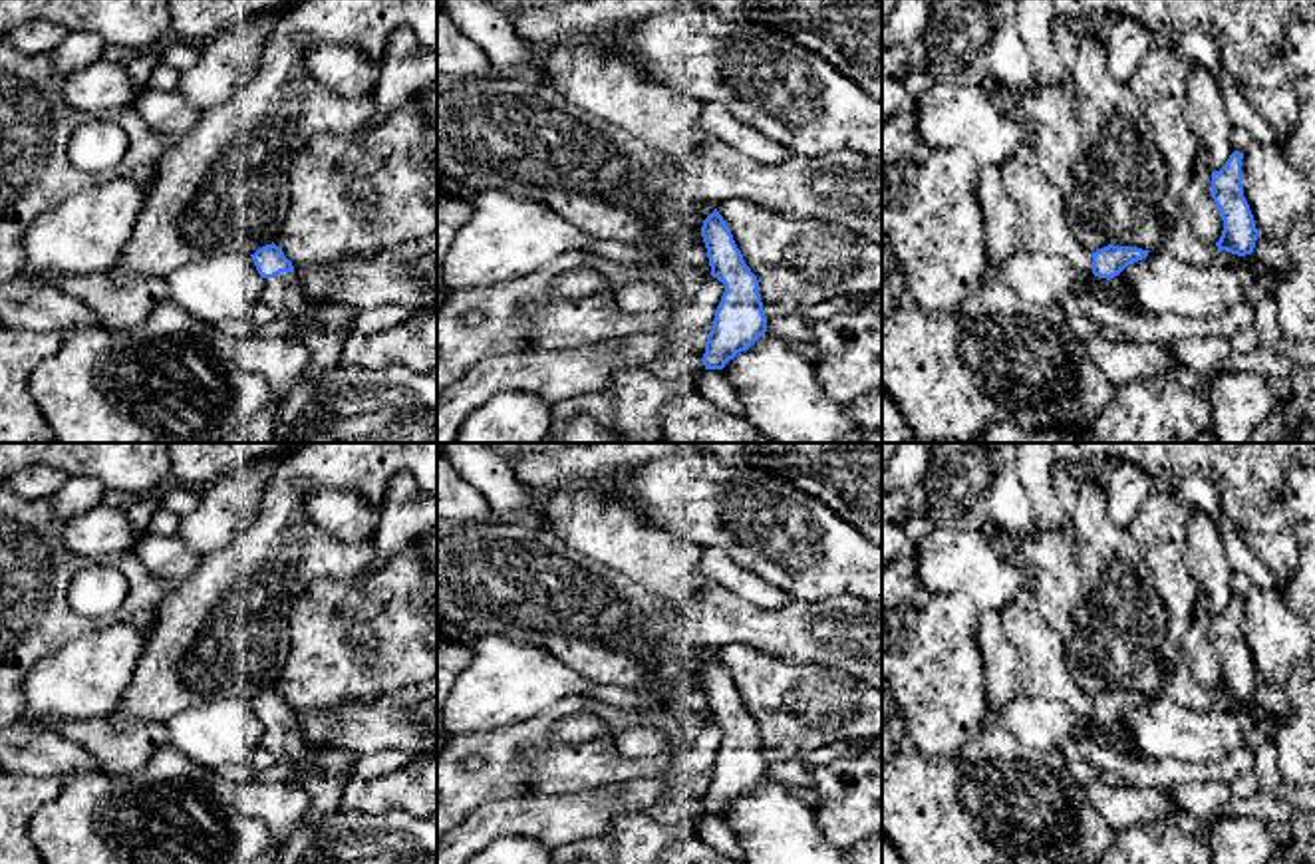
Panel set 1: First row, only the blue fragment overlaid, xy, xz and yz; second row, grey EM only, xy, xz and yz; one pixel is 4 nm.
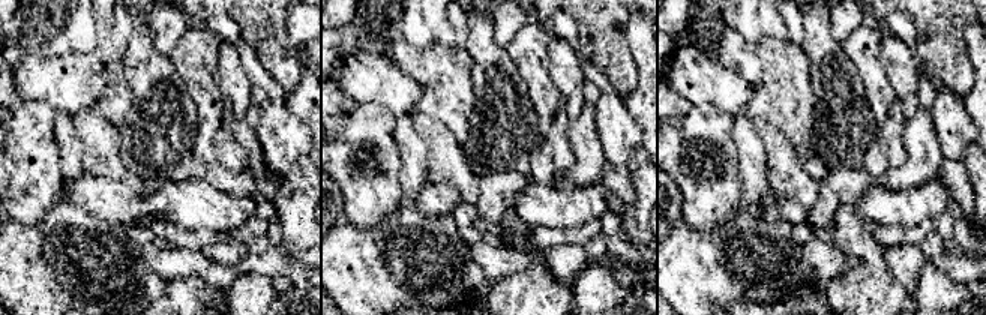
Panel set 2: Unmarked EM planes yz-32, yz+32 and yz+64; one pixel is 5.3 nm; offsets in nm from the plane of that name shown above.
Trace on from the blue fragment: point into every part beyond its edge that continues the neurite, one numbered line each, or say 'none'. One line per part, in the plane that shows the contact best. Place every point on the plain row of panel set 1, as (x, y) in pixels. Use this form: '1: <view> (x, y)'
1: xy (283, 737)

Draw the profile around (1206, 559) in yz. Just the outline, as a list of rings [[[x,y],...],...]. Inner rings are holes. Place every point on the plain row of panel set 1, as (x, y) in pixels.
[[[1194,508],[1186,524],[1186,568],[1208,600],[1210,614],[1220,616],[1234,598],[1234,570],[1218,524]]]

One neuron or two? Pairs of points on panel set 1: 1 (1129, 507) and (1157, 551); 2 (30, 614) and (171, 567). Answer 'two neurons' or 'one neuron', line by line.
1: two neurons
2: two neurons

